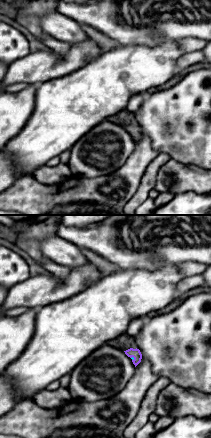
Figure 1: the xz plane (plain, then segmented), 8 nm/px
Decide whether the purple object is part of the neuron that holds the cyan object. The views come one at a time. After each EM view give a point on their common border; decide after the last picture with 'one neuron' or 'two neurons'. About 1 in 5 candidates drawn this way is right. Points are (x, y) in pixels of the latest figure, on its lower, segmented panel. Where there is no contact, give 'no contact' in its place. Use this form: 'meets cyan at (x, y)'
meets cyan at (132, 358)

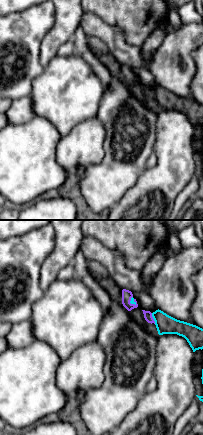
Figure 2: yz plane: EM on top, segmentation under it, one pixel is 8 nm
meets cyan at (153, 318)

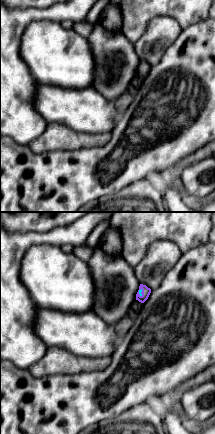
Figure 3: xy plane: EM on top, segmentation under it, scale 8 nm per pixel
meets cyan at (141, 291)

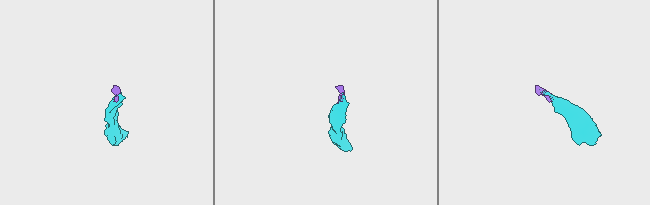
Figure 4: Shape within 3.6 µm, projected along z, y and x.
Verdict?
one neuron

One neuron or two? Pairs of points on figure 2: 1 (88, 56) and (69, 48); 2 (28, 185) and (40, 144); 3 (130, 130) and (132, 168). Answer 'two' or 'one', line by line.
1: two
2: one
3: one

